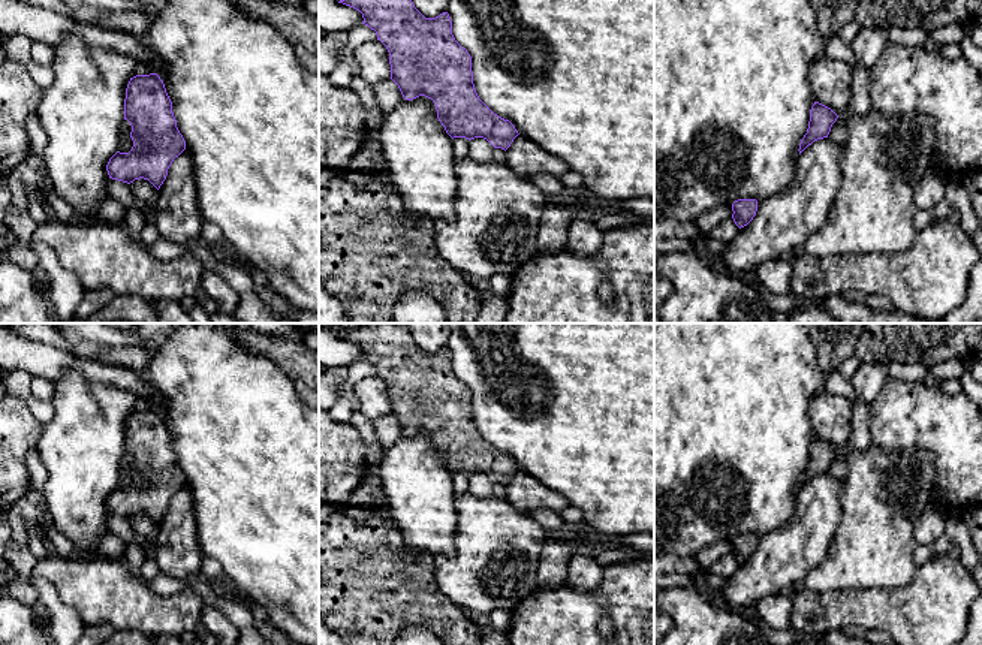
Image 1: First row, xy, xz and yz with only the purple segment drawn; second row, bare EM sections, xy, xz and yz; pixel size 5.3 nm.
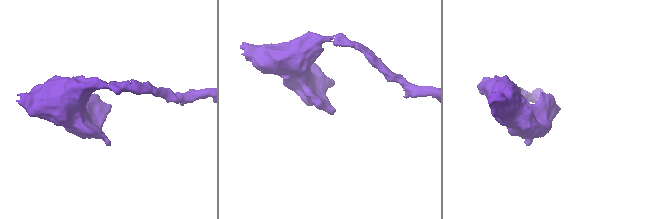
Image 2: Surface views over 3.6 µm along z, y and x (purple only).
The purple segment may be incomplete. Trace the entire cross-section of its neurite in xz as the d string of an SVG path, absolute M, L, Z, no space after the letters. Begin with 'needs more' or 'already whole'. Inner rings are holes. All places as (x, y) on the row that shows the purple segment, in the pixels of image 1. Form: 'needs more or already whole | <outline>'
already whole | M340 0L362 13L389 52L391 79L406 100L431 99L437 118L454 138L484 138L507 150L519 135L478 96L472 57L452 34L448 12L425 18L412 0Z

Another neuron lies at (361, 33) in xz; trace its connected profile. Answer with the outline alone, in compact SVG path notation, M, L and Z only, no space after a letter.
M359 24L359 25L347 30L346 34L347 34L347 42L349 42L350 51L355 49L356 46L359 46L364 42L377 40L376 31L371 30L365 24Z

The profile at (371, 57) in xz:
M380 40L364 42L350 52L365 82L376 85L391 79L389 52Z

